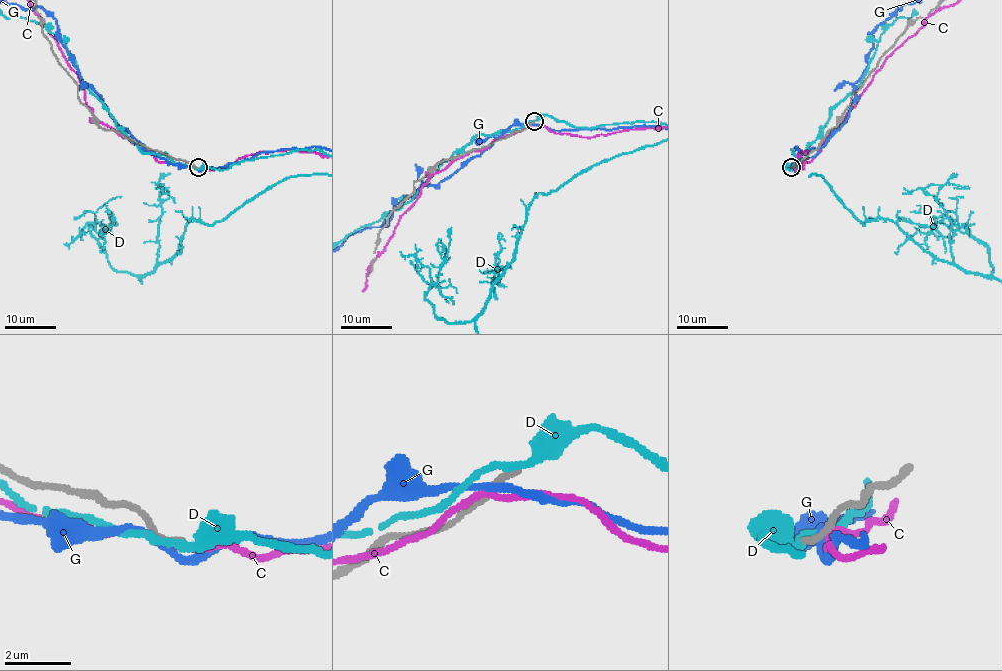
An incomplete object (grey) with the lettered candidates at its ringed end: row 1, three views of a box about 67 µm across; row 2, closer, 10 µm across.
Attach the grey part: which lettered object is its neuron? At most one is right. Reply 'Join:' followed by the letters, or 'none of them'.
Join: none of them

